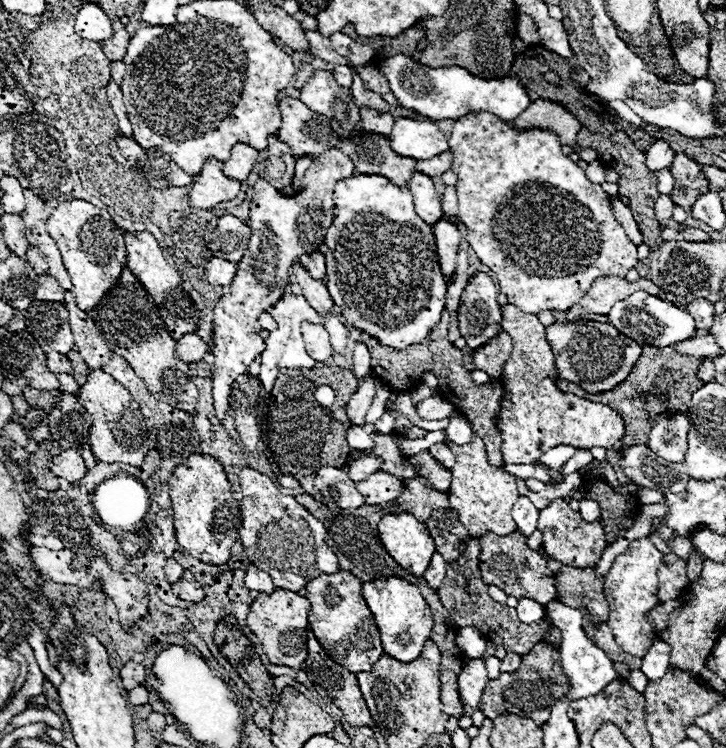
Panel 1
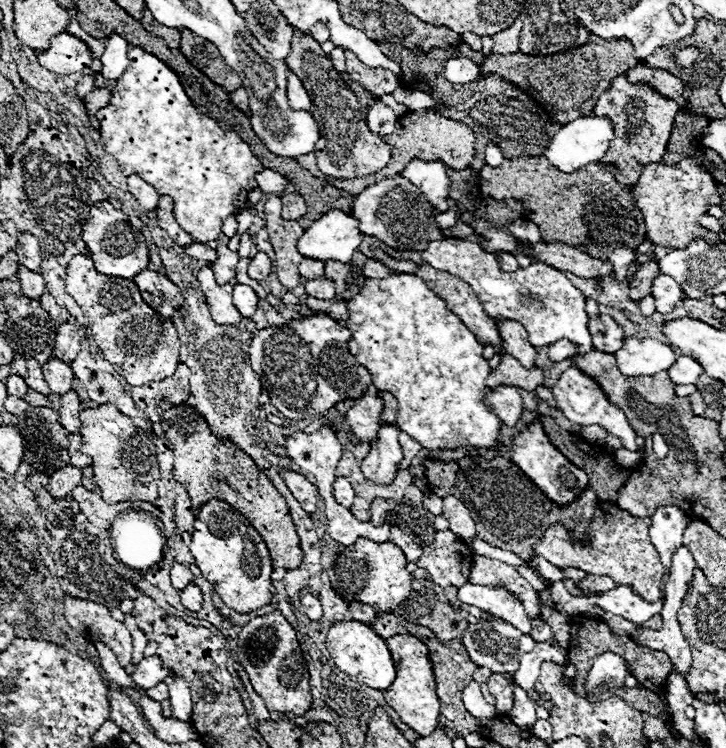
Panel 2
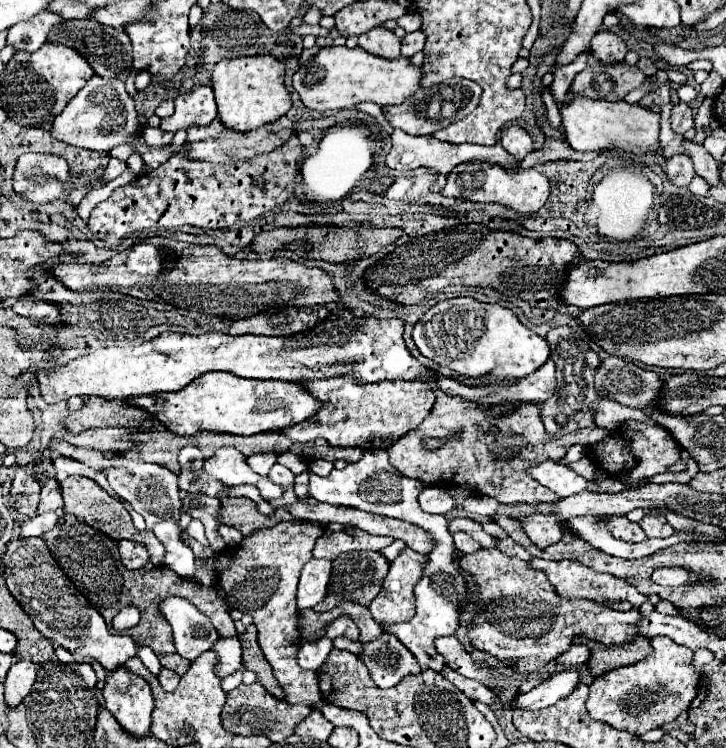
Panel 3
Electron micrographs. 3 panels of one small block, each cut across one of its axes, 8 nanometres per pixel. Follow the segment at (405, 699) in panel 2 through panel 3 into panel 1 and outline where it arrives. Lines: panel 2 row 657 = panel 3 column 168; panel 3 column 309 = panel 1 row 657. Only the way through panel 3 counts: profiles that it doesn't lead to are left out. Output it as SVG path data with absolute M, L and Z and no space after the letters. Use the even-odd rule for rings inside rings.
M392 576L392 578L380 578L374 582L366 582L362 586L362 596L380 628L384 652L404 664L416 660L422 654L426 640L430 638L432 624L434 624L430 608L426 600L422 598L420 590L414 584L408 584L406 580Z

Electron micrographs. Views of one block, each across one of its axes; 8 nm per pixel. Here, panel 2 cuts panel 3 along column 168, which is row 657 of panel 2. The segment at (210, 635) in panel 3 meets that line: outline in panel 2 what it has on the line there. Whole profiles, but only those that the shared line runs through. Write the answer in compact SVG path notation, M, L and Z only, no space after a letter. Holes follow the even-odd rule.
M614 652L600 654L594 660L586 678L588 702L598 702L616 694L616 690L624 686L626 676L630 676L630 670L628 670L628 662L622 656Z

